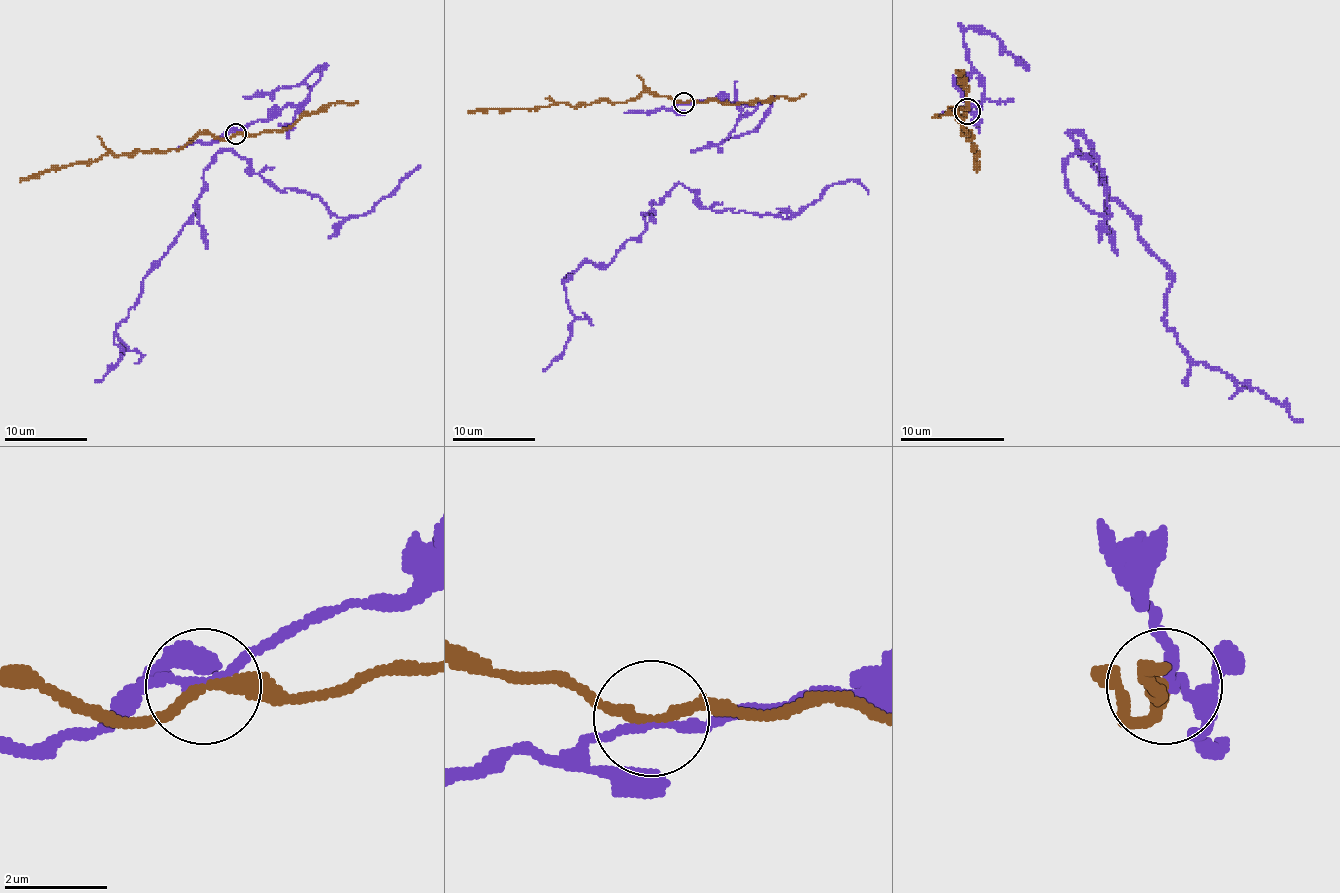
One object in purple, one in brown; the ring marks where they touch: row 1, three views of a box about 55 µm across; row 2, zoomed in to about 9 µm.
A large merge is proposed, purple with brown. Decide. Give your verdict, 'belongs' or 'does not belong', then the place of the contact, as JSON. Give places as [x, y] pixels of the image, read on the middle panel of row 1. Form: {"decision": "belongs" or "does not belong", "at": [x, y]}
{"decision": "does not belong", "at": [683, 103]}

